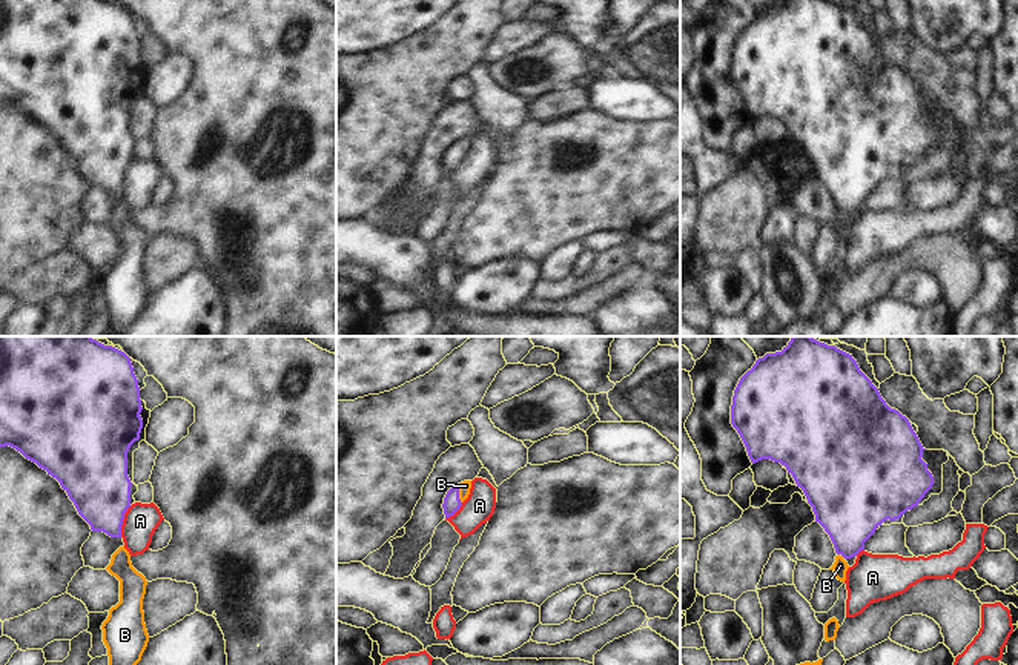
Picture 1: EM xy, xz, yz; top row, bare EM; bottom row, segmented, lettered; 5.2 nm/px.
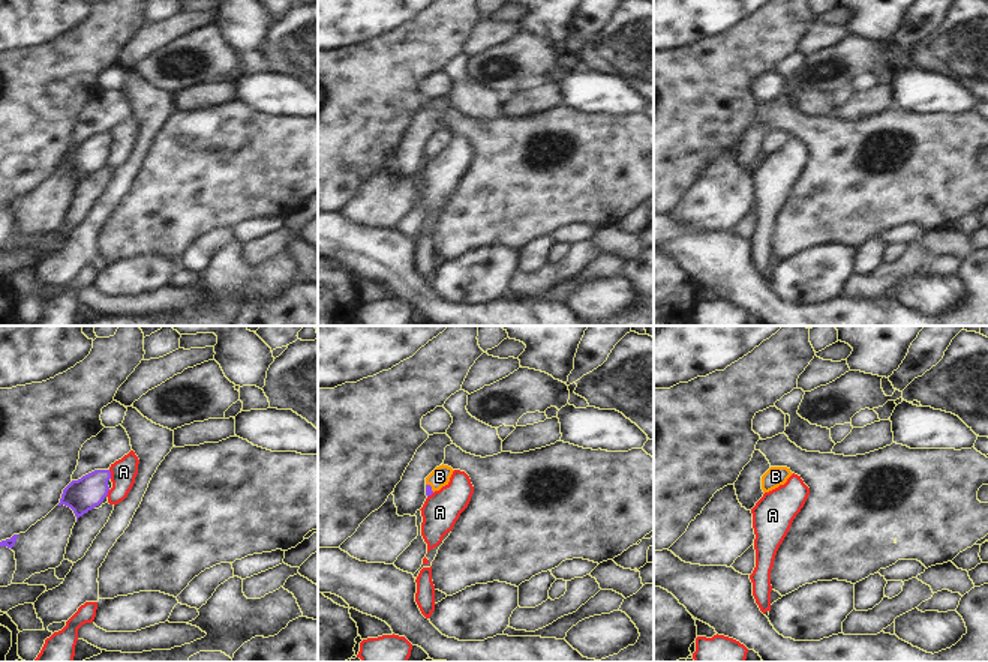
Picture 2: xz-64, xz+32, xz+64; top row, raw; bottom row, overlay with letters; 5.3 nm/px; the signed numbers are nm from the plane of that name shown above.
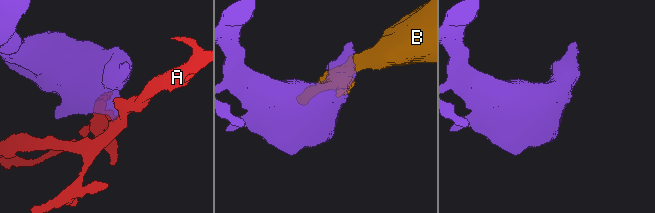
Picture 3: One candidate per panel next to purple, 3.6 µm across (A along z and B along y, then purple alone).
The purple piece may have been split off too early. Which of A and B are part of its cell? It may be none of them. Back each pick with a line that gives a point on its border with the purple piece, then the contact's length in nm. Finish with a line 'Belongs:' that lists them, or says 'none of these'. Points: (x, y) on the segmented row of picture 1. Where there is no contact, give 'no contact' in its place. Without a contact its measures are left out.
B: meets purple in xz at (458, 493); contact 110 nm long
Belongs: B

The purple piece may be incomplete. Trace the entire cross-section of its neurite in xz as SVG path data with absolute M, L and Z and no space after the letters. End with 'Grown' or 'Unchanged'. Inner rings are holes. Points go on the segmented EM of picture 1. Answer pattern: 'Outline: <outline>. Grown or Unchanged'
Outline: M464 481L447 491L442 504L445 519L453 516L461 508L462 502L470 495L470 488L471 481Z. Grown

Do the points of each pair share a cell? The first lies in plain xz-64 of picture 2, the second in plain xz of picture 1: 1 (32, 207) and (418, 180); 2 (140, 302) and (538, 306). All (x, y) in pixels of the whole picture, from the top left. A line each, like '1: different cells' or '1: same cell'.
1: same cell
2: same cell

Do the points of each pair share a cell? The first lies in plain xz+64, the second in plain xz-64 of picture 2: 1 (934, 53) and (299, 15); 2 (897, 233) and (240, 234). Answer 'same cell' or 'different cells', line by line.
1: same cell
2: same cell

